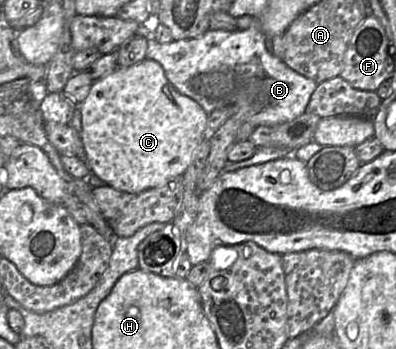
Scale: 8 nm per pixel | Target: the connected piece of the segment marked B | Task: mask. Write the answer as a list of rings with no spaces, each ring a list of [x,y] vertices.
[[[252,25],[248,29],[242,31],[209,29],[205,34],[198,38],[173,40],[169,43],[159,43],[154,38],[150,37],[148,38],[146,58],[153,59],[159,62],[162,65],[165,71],[165,75],[169,82],[172,84],[172,86],[181,94],[188,96],[194,101],[196,101],[206,111],[206,113],[210,114],[216,109],[224,109],[229,111],[230,116],[241,116],[244,119],[244,121],[249,121],[255,127],[272,126],[290,122],[298,116],[302,115],[304,112],[306,112],[306,108],[310,101],[311,95],[316,89],[318,83],[291,69],[282,59],[270,53],[266,47],[266,37],[267,35],[263,32],[262,28],[259,25]]]

